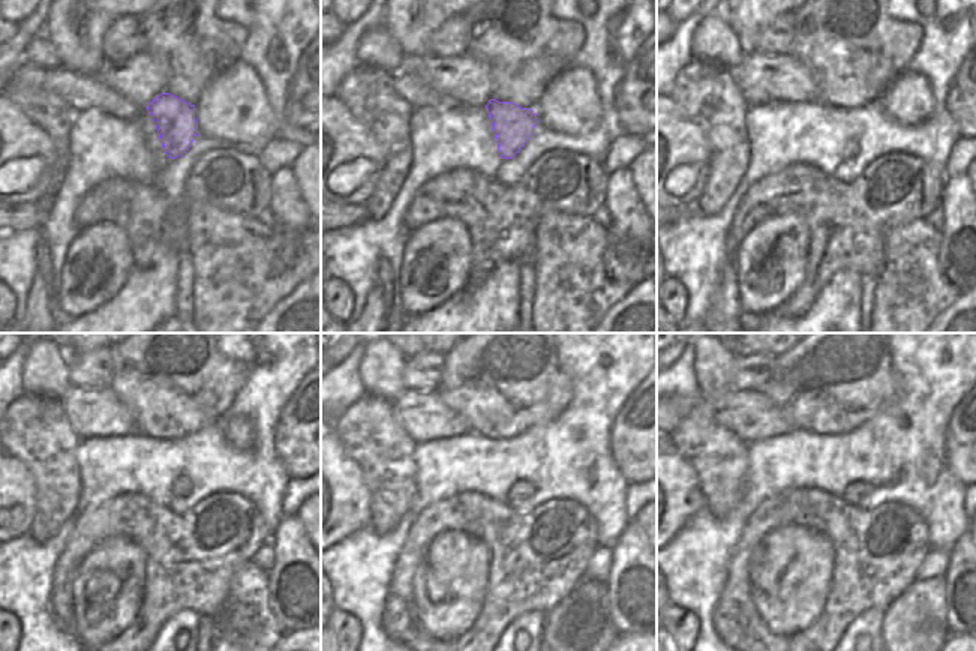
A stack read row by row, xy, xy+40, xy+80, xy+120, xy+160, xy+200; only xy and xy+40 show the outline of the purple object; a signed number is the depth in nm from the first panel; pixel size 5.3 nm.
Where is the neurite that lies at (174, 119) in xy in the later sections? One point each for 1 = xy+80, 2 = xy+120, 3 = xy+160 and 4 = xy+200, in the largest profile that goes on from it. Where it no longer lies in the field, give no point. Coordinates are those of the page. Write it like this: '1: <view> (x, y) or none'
1: xy+80 (852, 146)
2: xy+120 (182, 486)
3: xy+160 (520, 489)
4: xy+200 (855, 492)

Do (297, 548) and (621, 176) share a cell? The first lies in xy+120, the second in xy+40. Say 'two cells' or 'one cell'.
one cell

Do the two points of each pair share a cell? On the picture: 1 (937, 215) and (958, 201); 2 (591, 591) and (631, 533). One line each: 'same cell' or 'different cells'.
1: different cells
2: different cells

